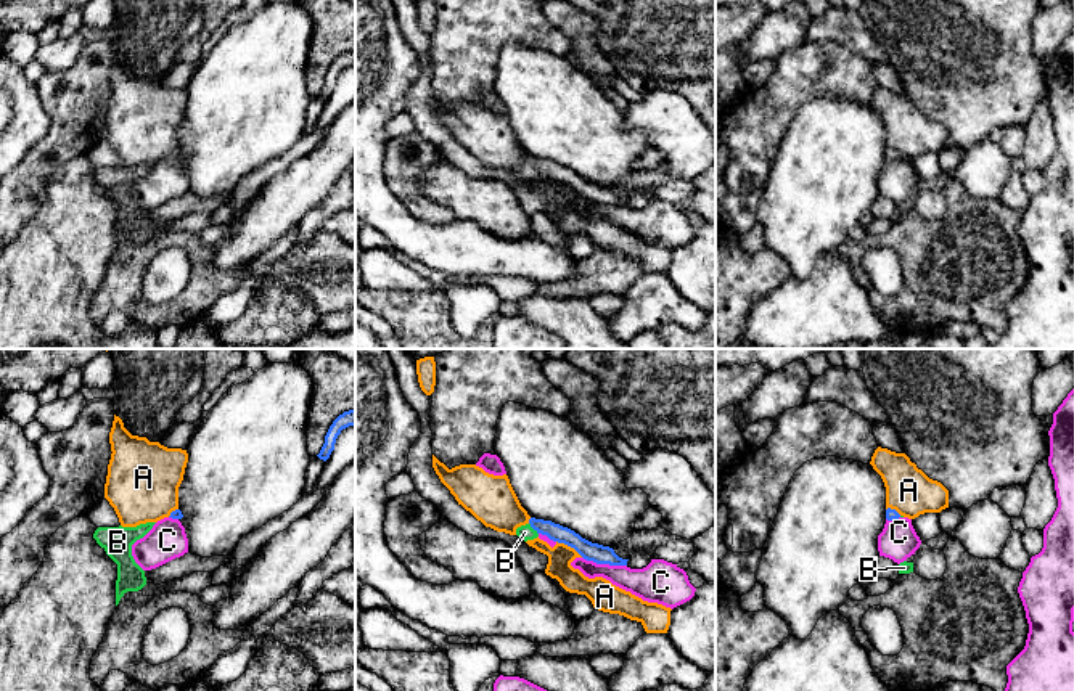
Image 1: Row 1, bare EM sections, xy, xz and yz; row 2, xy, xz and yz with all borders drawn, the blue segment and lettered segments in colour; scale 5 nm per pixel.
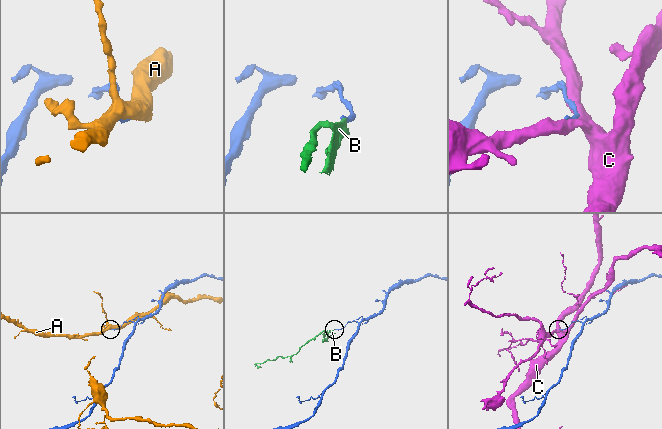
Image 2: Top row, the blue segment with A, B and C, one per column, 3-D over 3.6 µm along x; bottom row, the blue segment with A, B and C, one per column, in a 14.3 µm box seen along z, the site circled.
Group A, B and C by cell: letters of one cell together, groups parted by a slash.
A / B / C

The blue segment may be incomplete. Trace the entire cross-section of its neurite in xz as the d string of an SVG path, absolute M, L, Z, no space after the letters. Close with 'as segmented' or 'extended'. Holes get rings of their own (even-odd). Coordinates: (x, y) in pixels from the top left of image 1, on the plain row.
M531 157L526 166L516 169L516 175L524 182L534 180L540 174L547 175L553 182L564 183L574 188L587 201L593 201L596 204L609 204L609 206L627 206L629 199L619 198L613 188L592 183L582 178L574 170L555 164L551 161Z; extended

